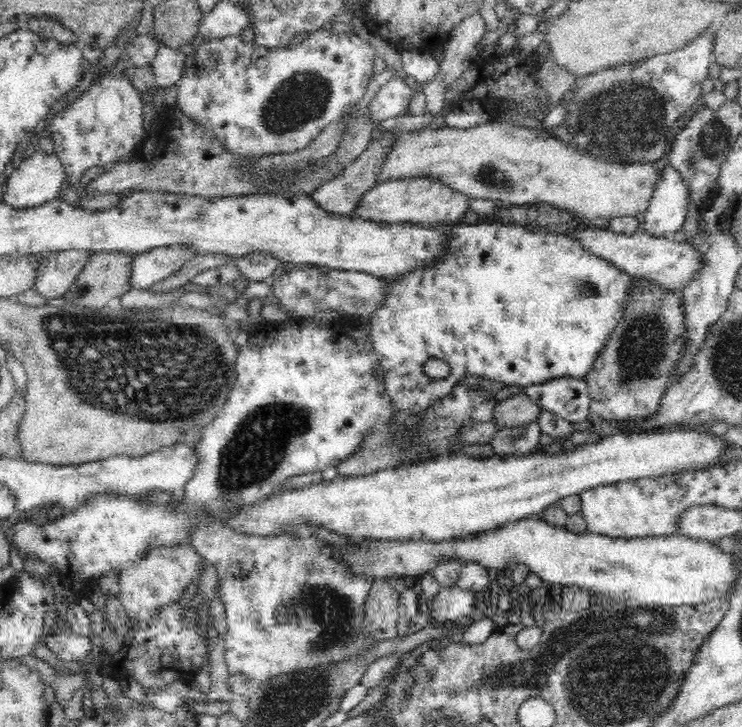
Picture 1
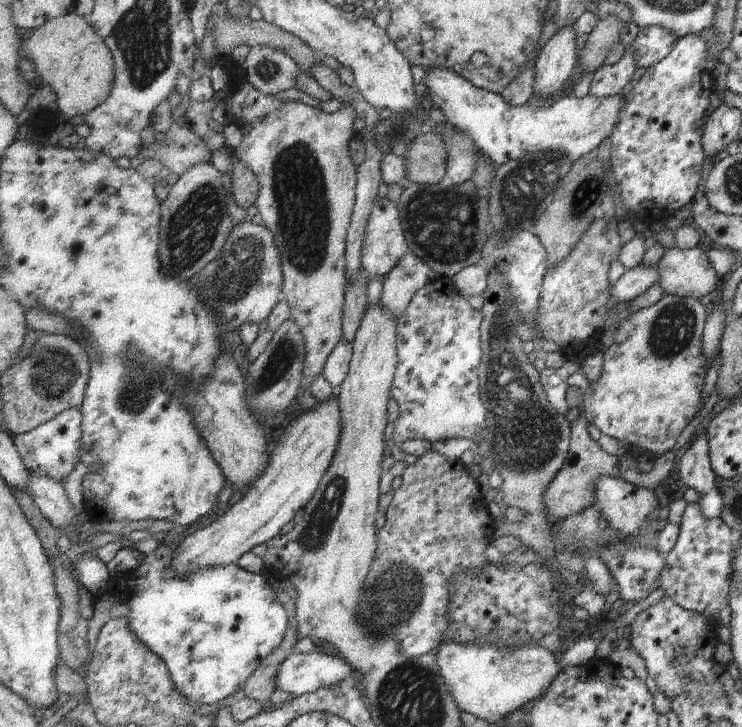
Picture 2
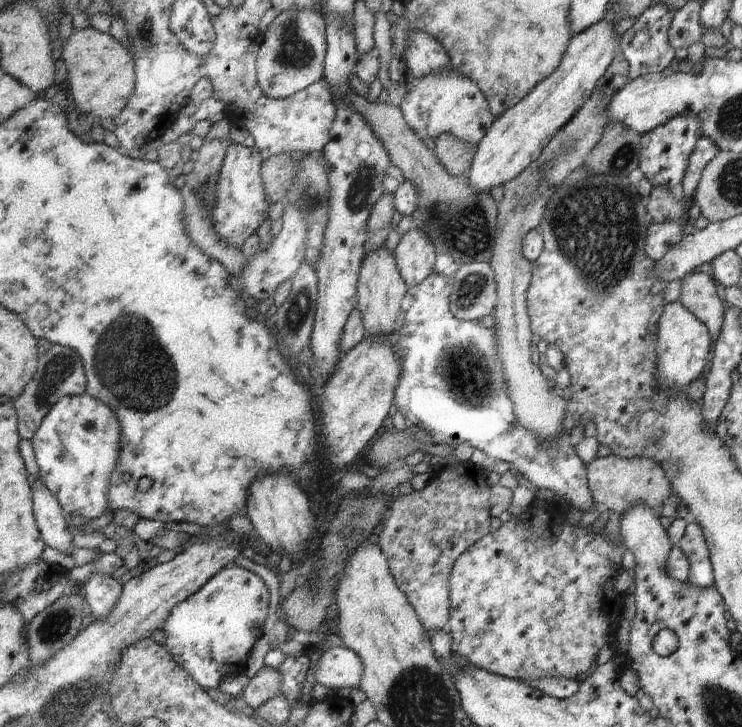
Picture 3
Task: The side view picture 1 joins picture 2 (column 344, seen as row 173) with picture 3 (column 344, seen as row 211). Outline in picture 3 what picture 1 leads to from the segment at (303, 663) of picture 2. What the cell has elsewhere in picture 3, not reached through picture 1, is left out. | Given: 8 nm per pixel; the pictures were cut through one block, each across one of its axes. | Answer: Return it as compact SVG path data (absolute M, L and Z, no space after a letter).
M344 644L323 651L317 664L317 683L327 688L360 688L365 674L363 658Z

